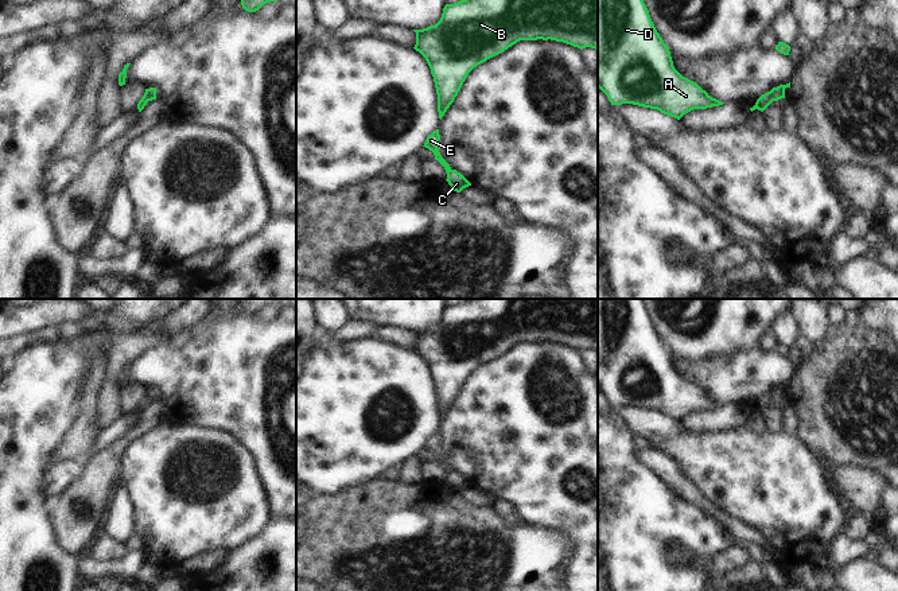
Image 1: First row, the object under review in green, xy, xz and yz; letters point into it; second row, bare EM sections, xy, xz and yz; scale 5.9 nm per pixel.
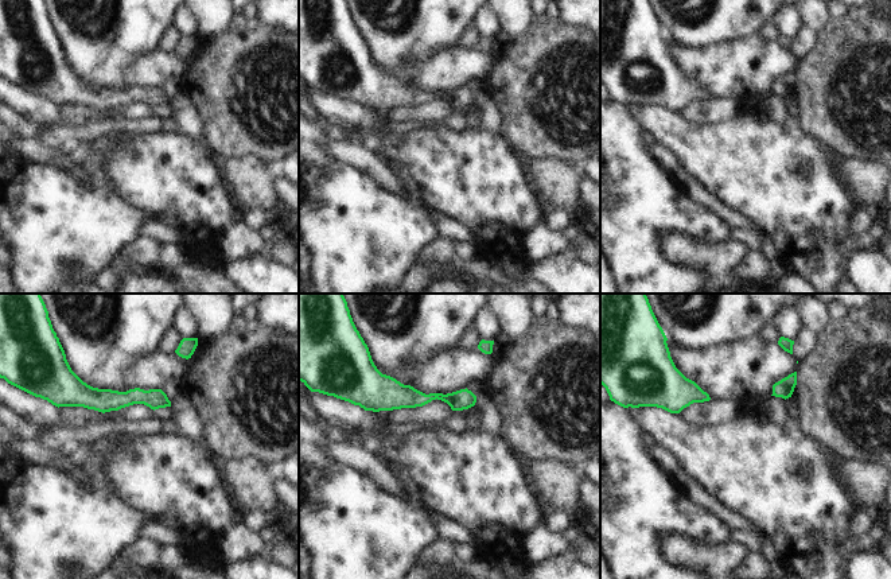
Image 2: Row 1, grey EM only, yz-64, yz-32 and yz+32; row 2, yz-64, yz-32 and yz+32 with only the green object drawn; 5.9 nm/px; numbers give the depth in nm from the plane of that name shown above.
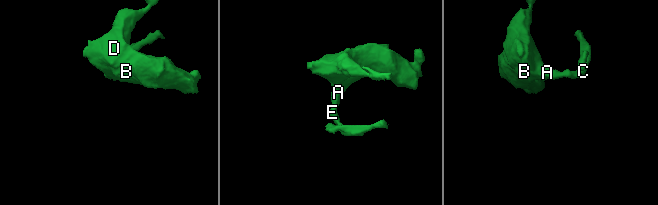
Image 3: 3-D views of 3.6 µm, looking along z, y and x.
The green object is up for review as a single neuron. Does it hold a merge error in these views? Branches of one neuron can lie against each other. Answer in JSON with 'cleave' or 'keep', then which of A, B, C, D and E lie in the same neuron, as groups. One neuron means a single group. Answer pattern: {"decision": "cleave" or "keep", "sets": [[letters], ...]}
{"decision": "cleave", "sets": [["A", "B", "D", "E"], ["C"]]}

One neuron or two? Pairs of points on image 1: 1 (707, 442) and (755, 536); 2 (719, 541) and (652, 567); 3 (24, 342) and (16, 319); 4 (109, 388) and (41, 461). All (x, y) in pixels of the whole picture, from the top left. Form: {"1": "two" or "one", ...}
{"1": "two", "2": "one", "3": "two", "4": "two"}

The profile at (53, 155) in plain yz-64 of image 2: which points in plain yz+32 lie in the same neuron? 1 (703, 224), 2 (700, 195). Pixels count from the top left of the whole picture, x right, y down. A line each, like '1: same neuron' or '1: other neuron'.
1: other neuron
2: same neuron

